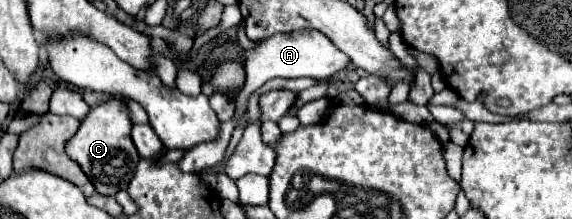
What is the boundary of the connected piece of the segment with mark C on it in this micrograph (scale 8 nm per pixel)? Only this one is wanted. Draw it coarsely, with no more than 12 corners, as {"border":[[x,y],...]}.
{"border":[[127,101],[91,107],[65,143],[101,195],[139,163]]}

